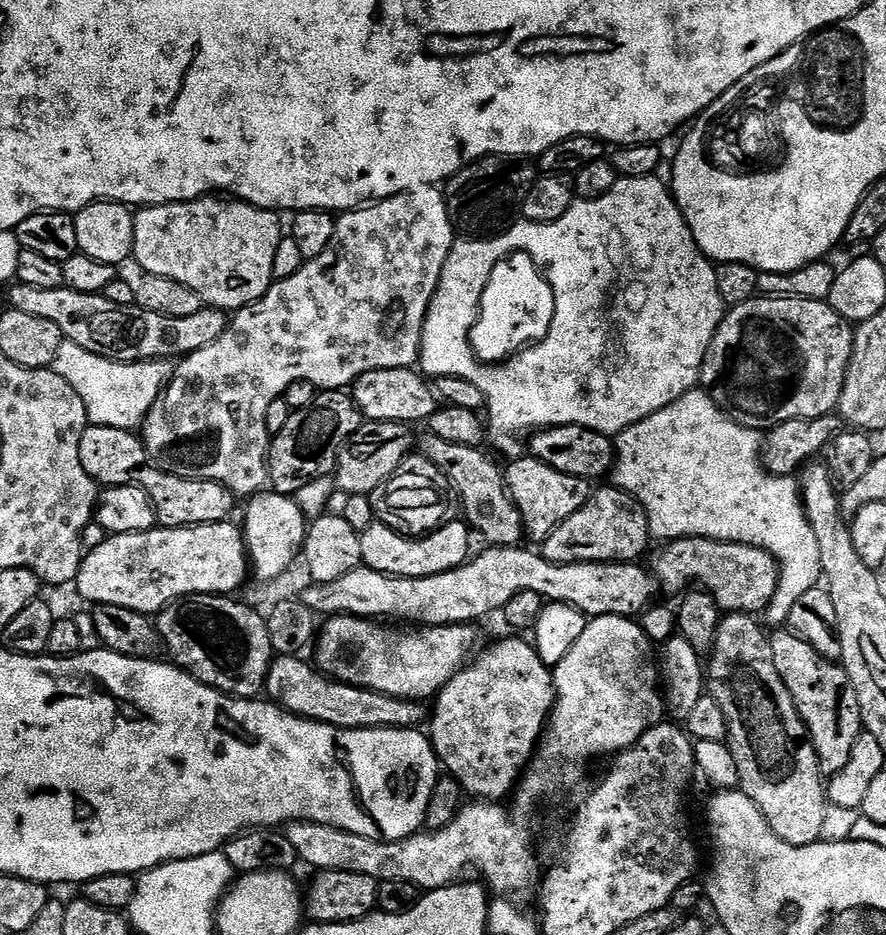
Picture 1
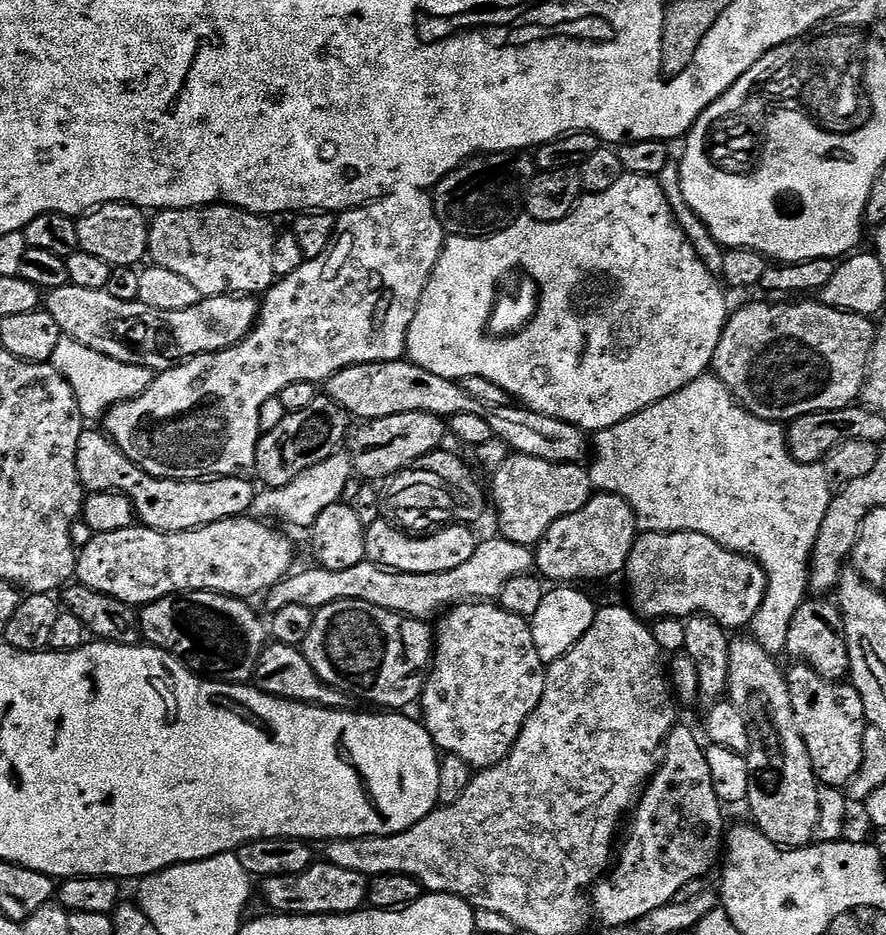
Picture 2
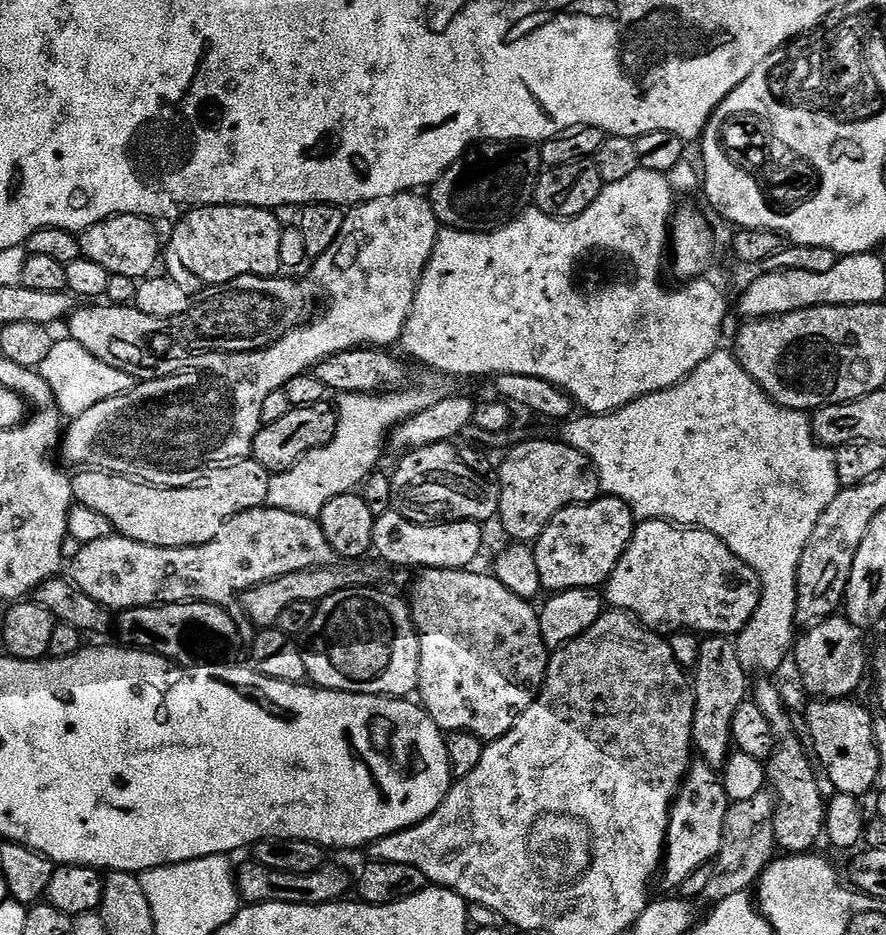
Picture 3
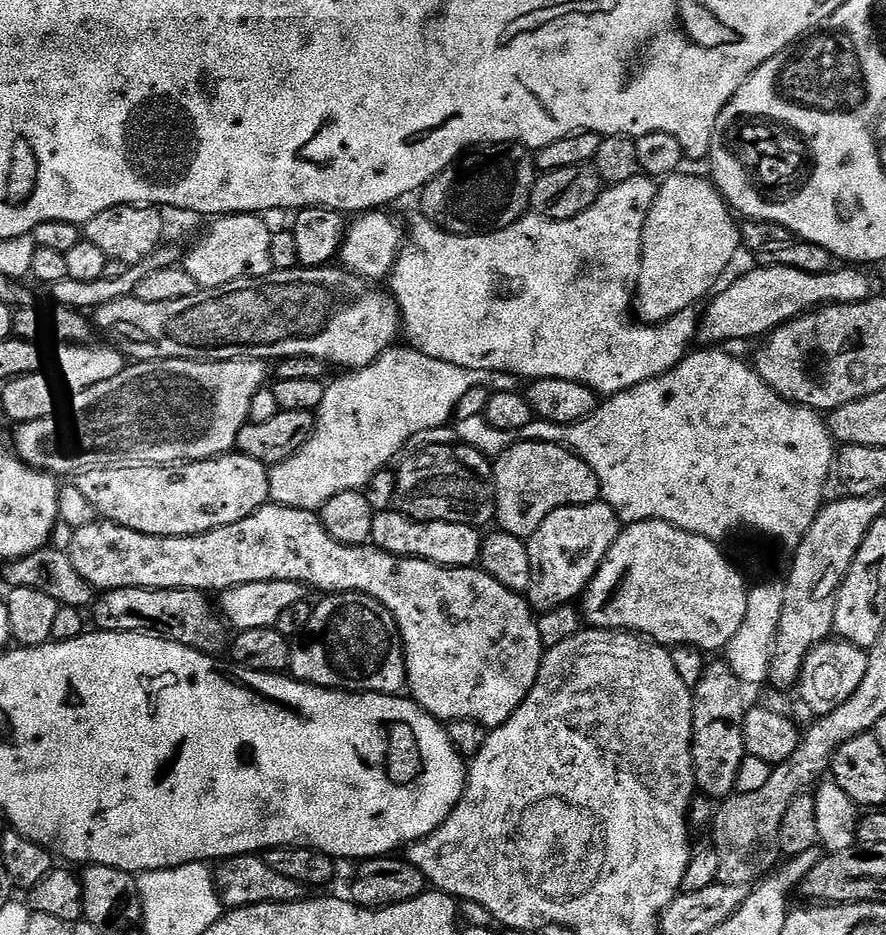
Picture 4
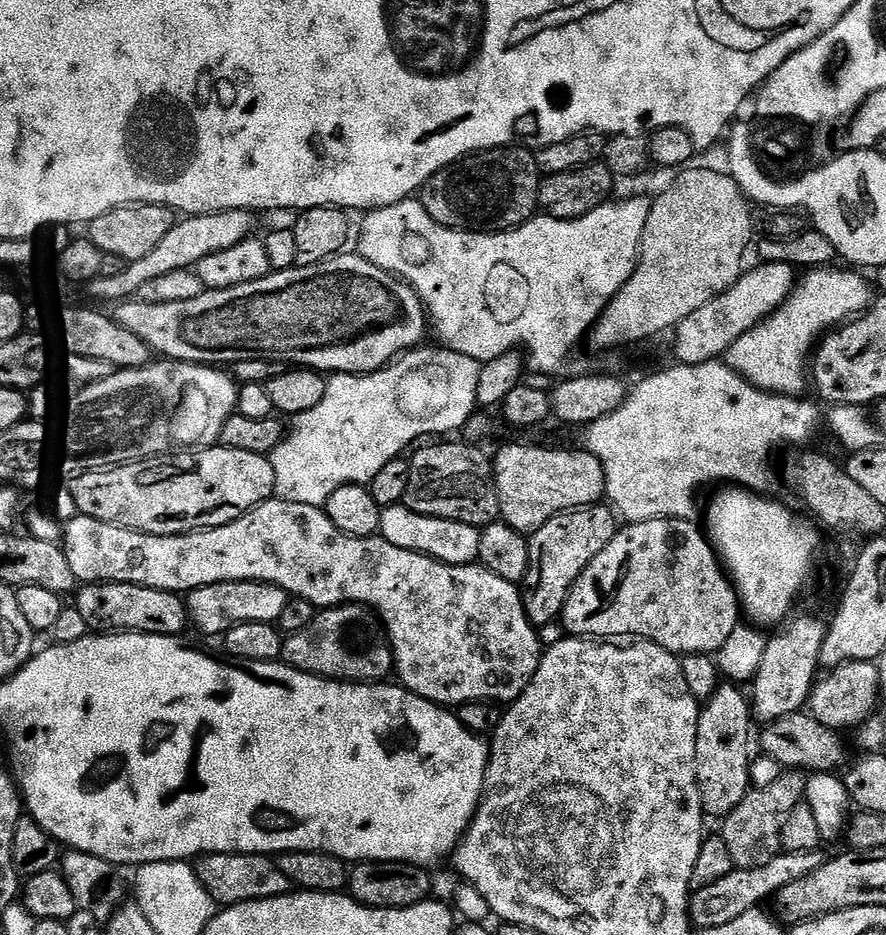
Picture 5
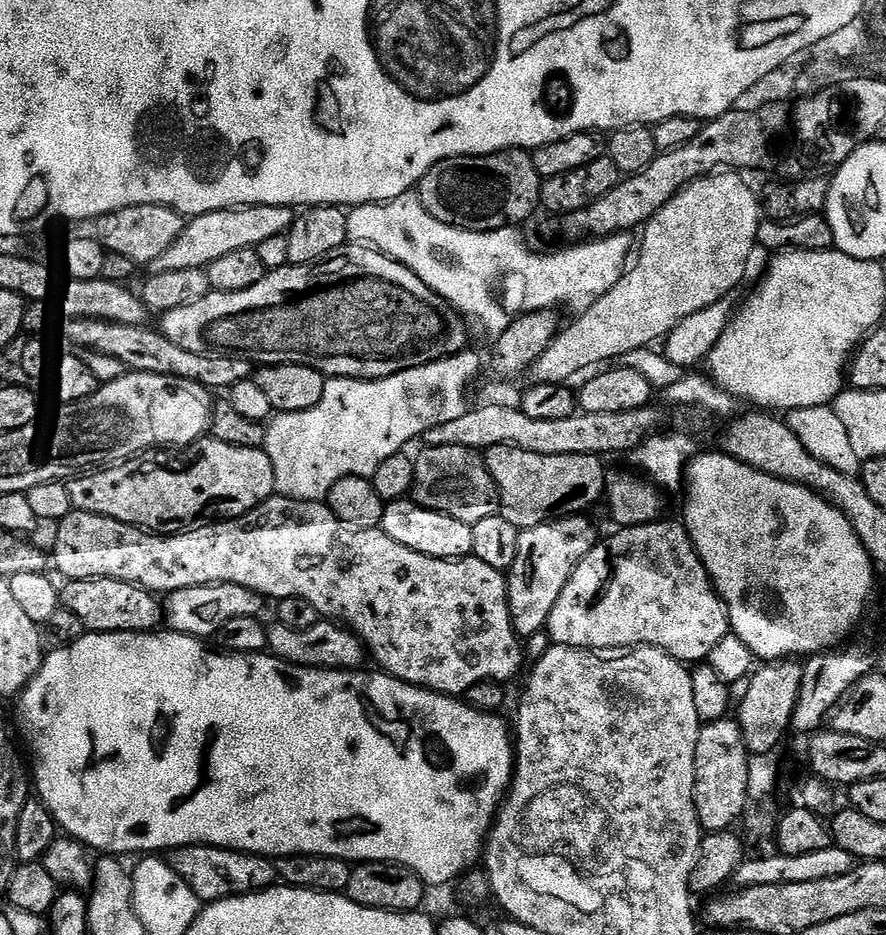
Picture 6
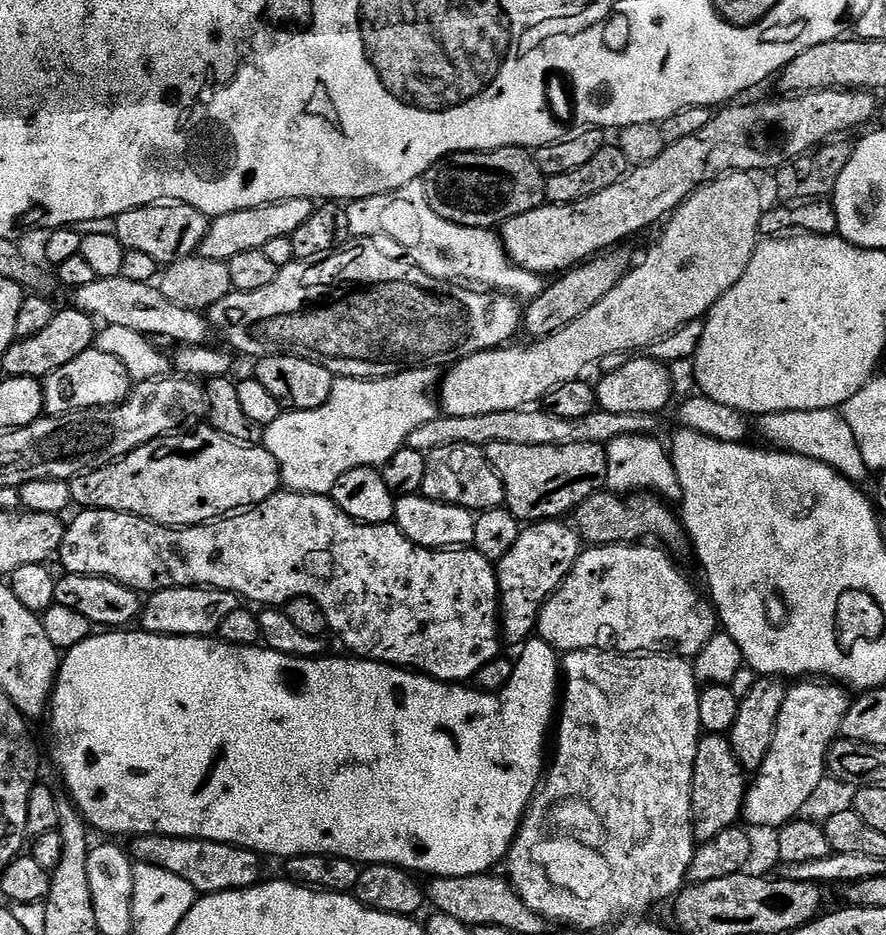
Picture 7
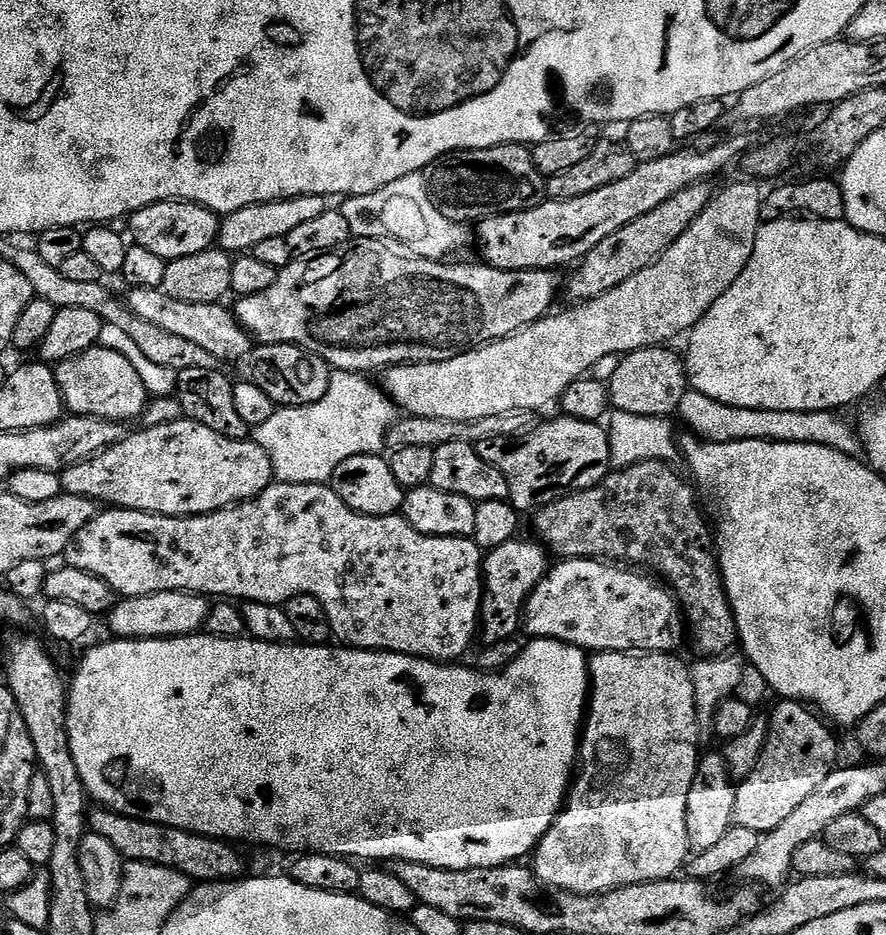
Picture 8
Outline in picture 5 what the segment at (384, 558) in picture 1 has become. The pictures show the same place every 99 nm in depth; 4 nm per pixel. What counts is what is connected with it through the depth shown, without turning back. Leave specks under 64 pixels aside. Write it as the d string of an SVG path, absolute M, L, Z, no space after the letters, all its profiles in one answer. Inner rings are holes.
M402 502L381 511L379 535L394 546L402 546L402 550L417 552L444 564L474 564L480 558L480 529L466 522L418 514Z

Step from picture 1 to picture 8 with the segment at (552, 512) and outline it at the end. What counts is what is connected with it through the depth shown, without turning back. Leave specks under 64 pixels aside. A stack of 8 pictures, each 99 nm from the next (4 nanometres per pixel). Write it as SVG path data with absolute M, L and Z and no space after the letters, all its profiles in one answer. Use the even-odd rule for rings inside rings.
M563 414L557 420L537 423L521 436L486 438L476 444L476 452L503 474L508 483L508 500L521 514L535 513L550 502L572 492L598 486L613 471L610 438L603 423L591 424Z

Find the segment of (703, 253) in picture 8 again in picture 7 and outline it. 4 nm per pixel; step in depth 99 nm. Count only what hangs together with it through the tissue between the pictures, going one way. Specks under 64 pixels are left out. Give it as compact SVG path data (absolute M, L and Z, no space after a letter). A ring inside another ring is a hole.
M729 172L690 194L690 198L682 201L675 212L667 217L666 223L659 229L660 237L653 242L644 261L641 264L639 261L629 270L618 286L614 286L614 290L610 290L610 294L598 302L598 306L590 306L590 310L586 310L582 318L574 318L570 326L549 336L533 339L528 342L532 344L525 348L491 348L451 365L438 384L438 404L443 415L474 418L474 414L498 414L502 410L539 405L546 393L566 382L581 379L584 371L596 366L606 354L619 351L639 353L658 343L666 334L678 330L678 326L703 320L714 302L718 302L718 298L722 298L722 294L726 294L726 290L730 290L730 286L734 286L734 282L746 274L746 266L750 266L750 258L760 236L760 216L766 210L766 204L760 201L760 188L756 180L755 175L747 172Z

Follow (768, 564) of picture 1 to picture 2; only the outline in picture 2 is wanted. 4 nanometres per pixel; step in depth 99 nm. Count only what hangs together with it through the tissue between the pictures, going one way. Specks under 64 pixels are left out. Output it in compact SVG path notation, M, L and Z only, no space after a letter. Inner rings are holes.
M646 532L637 535L630 550L623 579L628 579L628 596L637 617L655 622L668 616L709 616L724 629L747 629L762 598L768 579L749 556L739 556L714 538L693 532Z

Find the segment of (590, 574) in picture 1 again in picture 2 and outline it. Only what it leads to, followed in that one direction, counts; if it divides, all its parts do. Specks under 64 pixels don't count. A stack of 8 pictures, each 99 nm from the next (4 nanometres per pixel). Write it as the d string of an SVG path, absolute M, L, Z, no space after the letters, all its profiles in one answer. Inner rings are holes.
M503 538L495 539L481 539L476 545L474 554L470 554L468 561L462 562L462 566L457 566L454 570L439 572L438 574L392 572L389 568L379 568L376 564L367 562L358 566L350 566L350 570L326 570L319 566L304 568L301 572L296 570L268 589L266 593L266 599L268 599L267 611L269 613L277 612L282 610L282 606L306 606L315 610L322 606L330 606L330 602L357 600L358 602L370 602L370 606L382 606L382 610L390 610L394 614L402 614L415 620L428 622L431 621L431 616L433 618L439 617L445 610L458 604L465 602L492 602L499 597L502 586L506 586L506 582L510 582L510 578L527 576L534 568L534 552L532 548L515 544Z

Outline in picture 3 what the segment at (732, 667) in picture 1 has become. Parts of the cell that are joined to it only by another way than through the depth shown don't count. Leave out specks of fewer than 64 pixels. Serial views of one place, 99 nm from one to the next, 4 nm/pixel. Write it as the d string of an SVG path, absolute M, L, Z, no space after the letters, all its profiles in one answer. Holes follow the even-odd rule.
M771 679L757 680L760 681L754 684L754 703L772 728L773 737L778 738L778 743L766 761L766 780L776 802L776 811L772 813L776 846L788 854L808 854L813 851L818 836L825 833L826 798L818 792L816 768L809 753L806 748L804 753L799 738L792 733L792 724L788 721L788 712L784 709L784 700L779 690L768 681Z

